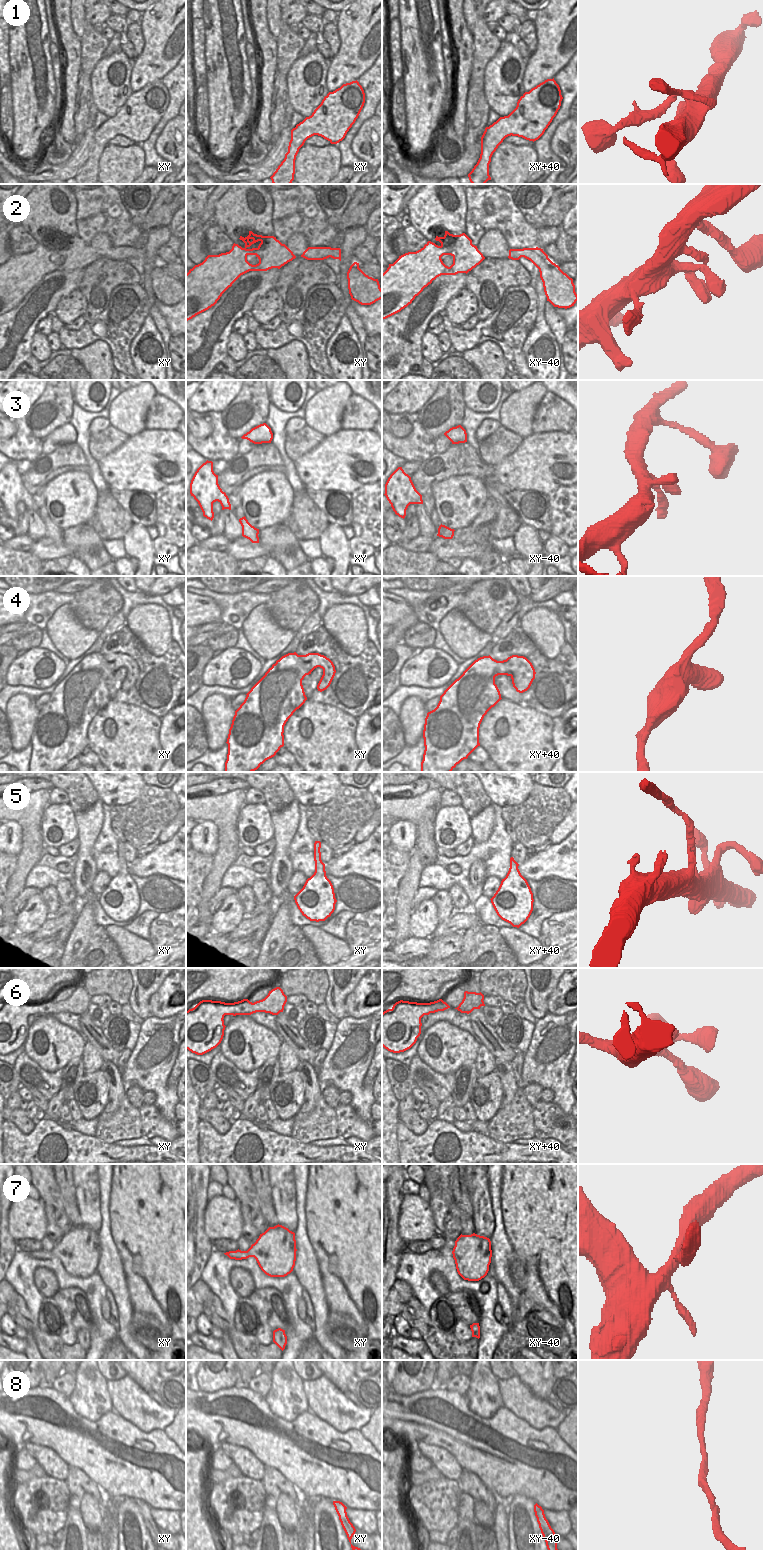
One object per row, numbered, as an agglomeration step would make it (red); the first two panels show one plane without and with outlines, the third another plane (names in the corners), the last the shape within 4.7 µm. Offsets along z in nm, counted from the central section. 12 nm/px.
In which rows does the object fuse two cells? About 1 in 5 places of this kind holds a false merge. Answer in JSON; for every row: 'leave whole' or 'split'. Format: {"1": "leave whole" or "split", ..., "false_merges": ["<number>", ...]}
{"1": "split", "2": "leave whole", "3": "leave whole", "4": "leave whole", "5": "leave whole", "6": "leave whole", "7": "leave whole", "8": "leave whole", "false_merges": ["1"]}

